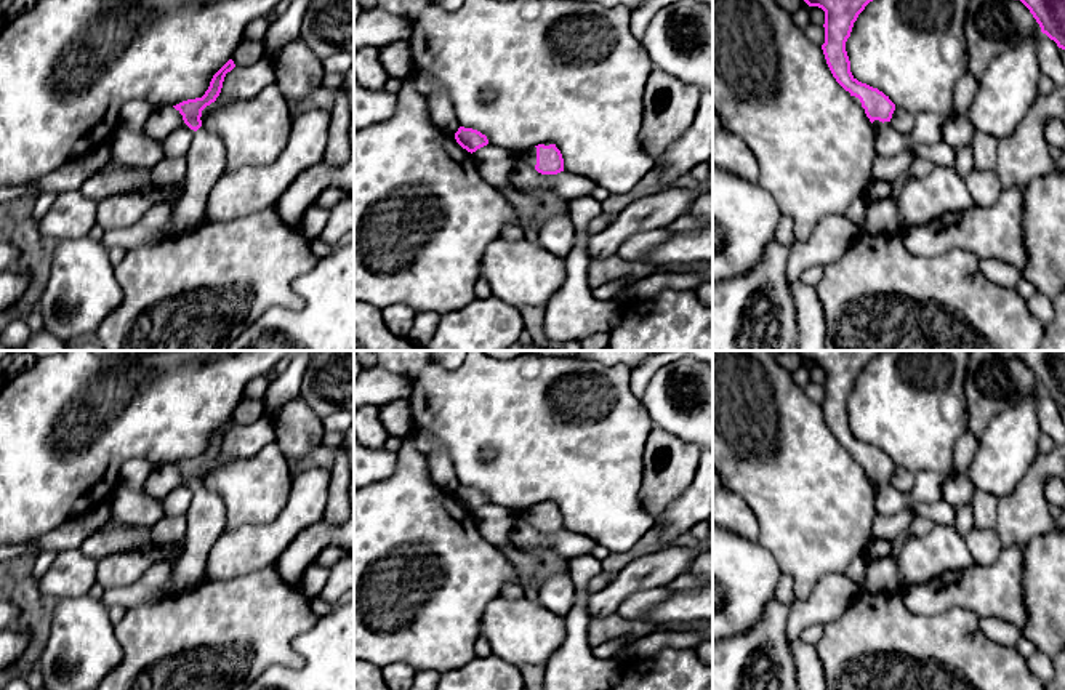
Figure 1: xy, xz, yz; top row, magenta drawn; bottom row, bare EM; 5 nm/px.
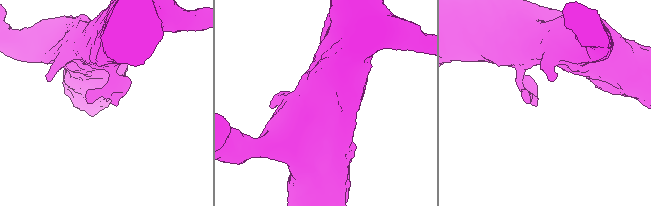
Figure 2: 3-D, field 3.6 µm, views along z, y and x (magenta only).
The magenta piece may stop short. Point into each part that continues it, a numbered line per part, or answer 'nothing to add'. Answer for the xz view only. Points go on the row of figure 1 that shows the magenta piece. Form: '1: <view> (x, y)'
nothing to add

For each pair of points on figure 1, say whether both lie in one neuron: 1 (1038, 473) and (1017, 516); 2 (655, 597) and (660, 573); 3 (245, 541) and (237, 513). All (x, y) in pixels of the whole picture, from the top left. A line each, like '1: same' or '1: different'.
1: same
2: different
3: different

